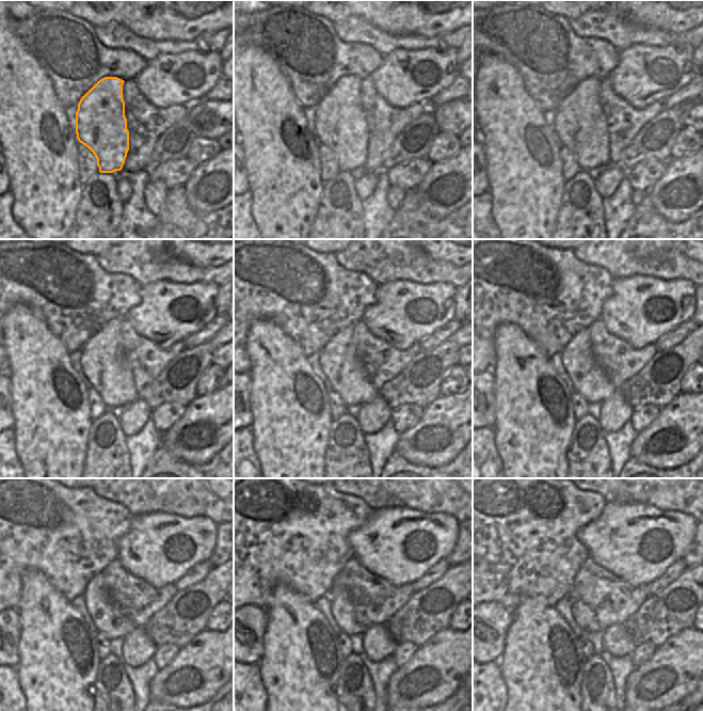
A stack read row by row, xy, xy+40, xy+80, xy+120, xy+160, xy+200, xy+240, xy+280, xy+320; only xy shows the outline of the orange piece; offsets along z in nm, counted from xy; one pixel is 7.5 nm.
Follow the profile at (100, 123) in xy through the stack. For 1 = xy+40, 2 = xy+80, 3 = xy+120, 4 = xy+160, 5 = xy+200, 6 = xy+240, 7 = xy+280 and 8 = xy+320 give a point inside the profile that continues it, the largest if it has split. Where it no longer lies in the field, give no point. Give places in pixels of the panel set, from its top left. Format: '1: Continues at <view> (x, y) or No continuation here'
1: Continues at xy+40 (339, 123)
2: Continues at xy+80 (579, 125)
3: Continues at xy+120 (102, 359)
4: Continues at xy+160 (338, 359)
5: Continues at xy+200 (590, 381)
6: Continues at xy+240 (109, 619)
7: Continues at xy+280 (342, 612)
8: Continues at xy+320 (584, 616)

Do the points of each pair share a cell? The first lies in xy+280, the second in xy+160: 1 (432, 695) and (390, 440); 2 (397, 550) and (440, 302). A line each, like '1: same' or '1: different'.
1: different
2: same

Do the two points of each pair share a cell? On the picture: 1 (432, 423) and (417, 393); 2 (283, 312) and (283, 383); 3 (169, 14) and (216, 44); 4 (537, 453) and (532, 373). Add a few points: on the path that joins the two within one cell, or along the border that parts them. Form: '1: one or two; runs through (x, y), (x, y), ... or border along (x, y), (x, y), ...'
1: two; border along (441, 395), (424, 408)
2: two; border along (260, 318), (266, 318), (280, 326), (301, 347)
3: two; border along (222, 28), (193, 40), (176, 41)
4: one; runs through (532, 432), (532, 393)

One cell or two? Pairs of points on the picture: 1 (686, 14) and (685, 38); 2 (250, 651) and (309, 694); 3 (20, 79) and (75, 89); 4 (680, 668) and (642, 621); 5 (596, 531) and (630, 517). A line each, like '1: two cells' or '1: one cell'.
1: two cells
2: two cells
3: two cells
4: two cells
5: one cell

